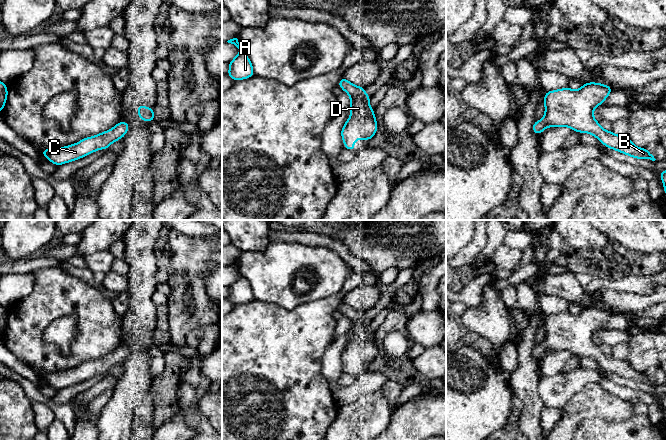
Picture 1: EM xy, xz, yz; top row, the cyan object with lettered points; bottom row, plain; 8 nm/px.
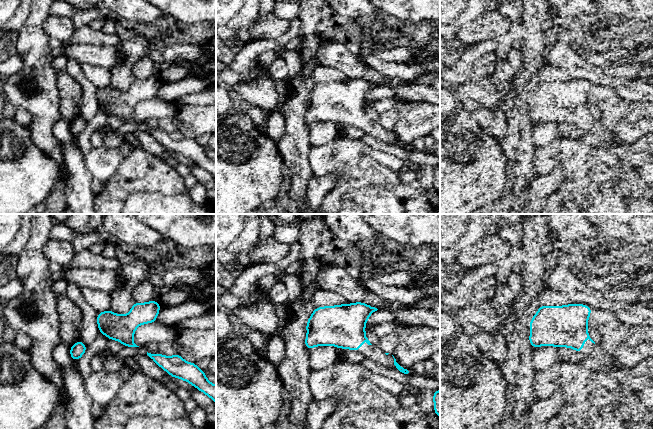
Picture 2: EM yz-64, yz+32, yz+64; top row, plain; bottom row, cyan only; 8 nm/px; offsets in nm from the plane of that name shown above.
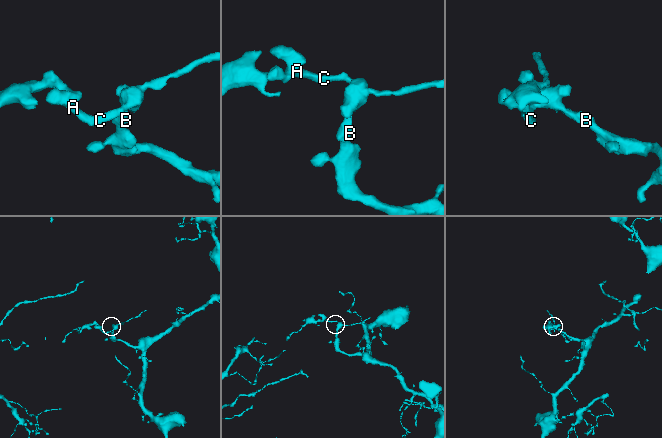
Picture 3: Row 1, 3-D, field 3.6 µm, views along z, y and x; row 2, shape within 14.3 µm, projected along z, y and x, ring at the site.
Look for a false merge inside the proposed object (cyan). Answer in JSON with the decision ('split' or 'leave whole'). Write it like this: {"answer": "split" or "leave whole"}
{"answer": "leave whole"}

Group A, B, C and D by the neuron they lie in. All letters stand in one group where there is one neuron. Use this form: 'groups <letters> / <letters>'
groups A B C D

